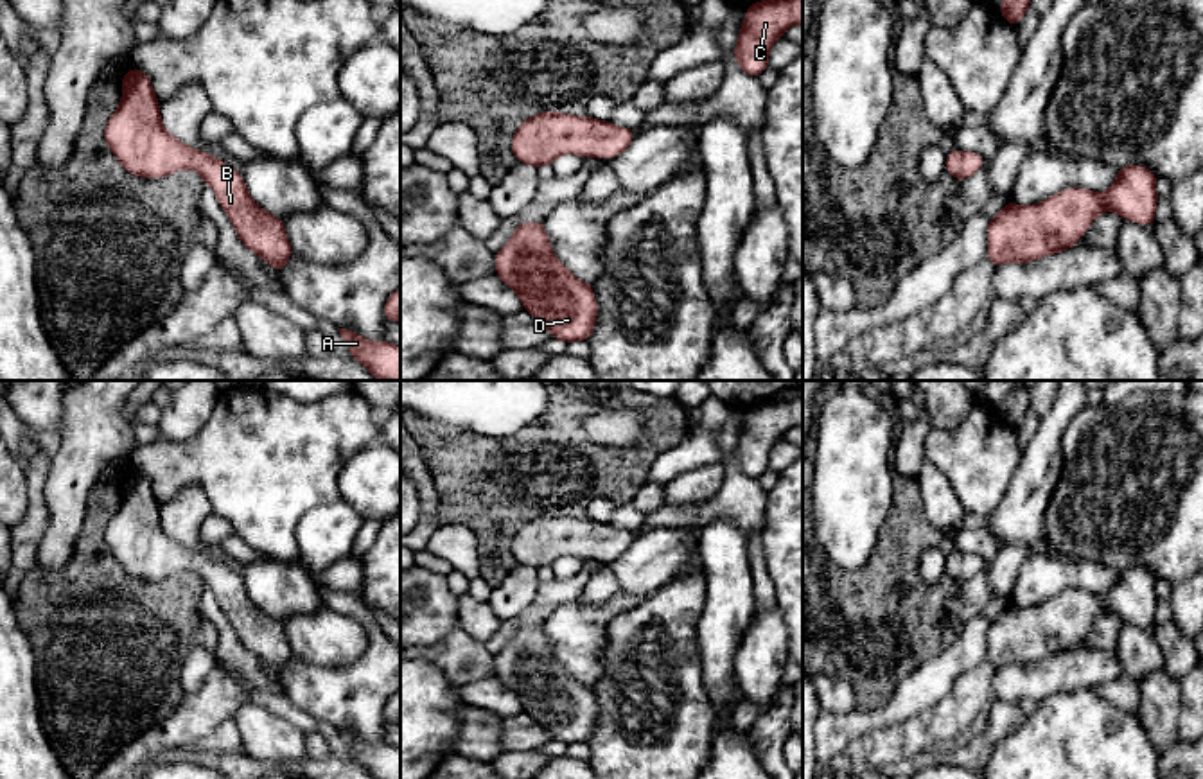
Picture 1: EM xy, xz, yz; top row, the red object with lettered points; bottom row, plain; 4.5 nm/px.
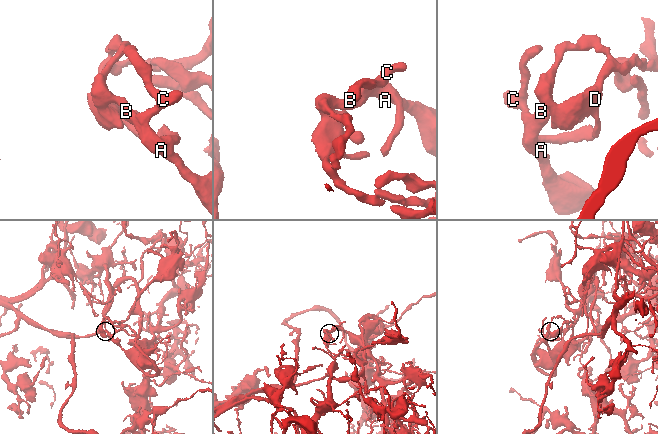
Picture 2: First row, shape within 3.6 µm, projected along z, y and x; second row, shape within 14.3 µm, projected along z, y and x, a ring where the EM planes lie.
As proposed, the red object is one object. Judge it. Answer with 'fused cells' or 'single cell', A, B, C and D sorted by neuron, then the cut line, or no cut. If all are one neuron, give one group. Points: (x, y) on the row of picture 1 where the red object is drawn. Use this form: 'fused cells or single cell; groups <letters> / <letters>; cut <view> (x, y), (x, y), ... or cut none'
single cell; groups A B C D; cut none

